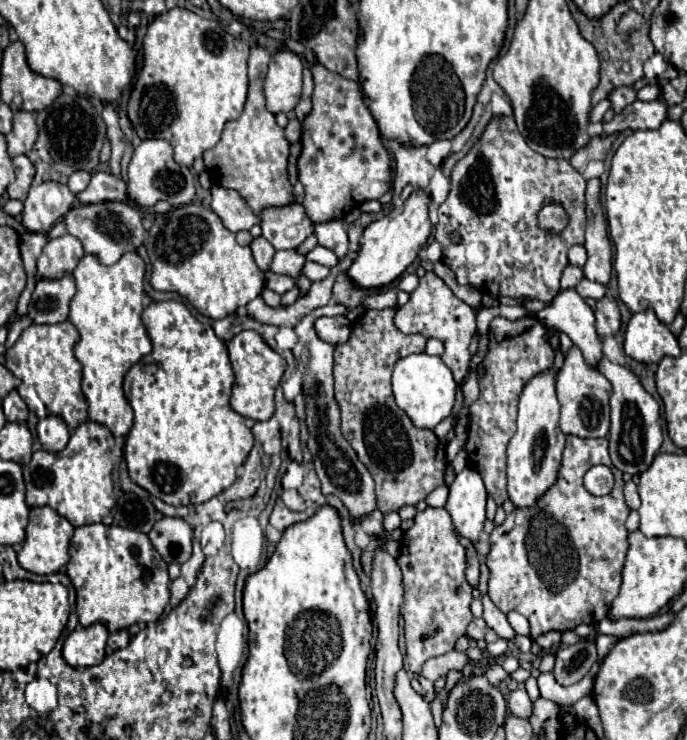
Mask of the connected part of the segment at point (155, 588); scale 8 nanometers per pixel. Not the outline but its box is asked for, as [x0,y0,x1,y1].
[66,524,170,632]

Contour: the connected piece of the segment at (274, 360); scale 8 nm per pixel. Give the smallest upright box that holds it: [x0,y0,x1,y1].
[228,330,286,422]

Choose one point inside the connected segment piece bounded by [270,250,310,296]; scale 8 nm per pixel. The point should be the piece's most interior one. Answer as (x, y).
(284, 262)

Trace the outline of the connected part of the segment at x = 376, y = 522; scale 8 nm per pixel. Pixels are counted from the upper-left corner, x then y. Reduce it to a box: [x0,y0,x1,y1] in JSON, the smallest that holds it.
[360,510,386,536]

